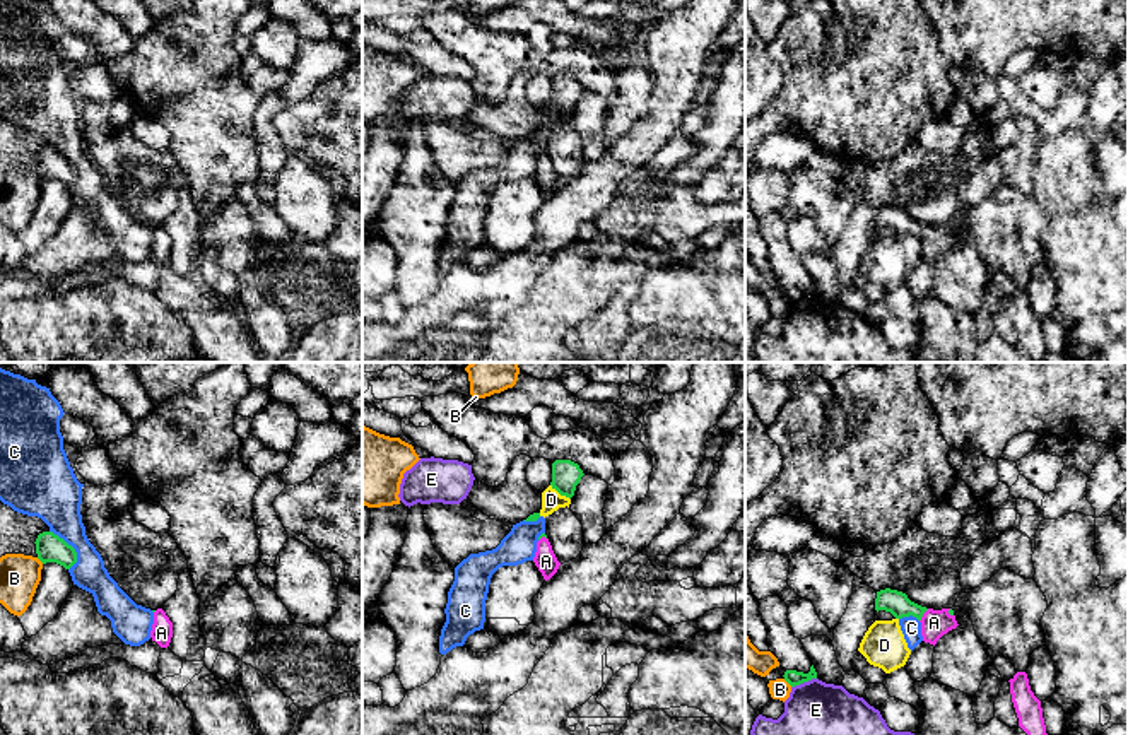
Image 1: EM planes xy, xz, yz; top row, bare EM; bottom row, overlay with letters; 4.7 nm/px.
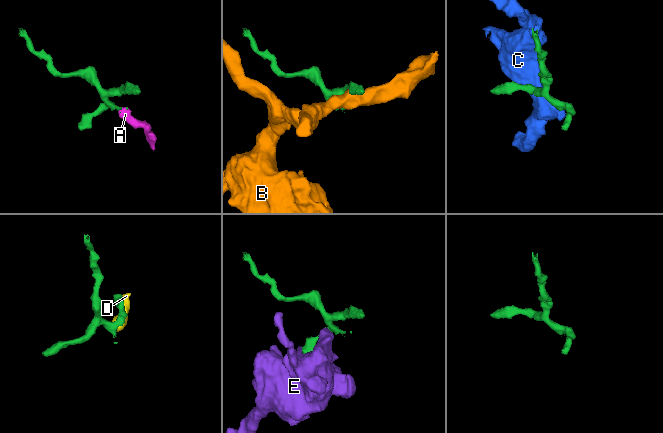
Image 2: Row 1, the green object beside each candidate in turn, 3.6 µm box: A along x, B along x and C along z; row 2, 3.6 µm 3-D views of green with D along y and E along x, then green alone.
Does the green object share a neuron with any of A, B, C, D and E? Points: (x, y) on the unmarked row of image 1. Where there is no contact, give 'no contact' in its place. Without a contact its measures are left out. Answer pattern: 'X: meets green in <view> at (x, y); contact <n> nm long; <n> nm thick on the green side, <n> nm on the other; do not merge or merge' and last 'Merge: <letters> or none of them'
A: meets green in yz at (922, 233); contact 80 nm long; 110 nm thick on the green side, 130 nm on the other; merge
B: meets green in yz at (788, 299); contact 60 nm long; 70 nm thick on the green side, 100 nm on the other; do not merge
C: meets green in xy at (72, 164); contact 220 nm long; 140 nm thick on the green side, 240 nm on the other; do not merge
D: meets green in xz at (561, 111); contact 120 nm long; 140 nm thick on the green side, 100 nm on the other; do not merge
E: meets green in yz at (804, 298); contact 130 nm long; 70 nm thick on the green side, 420 nm on the other; do not merge
Merge: A

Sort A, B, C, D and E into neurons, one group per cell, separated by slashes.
A / B / C D / E

